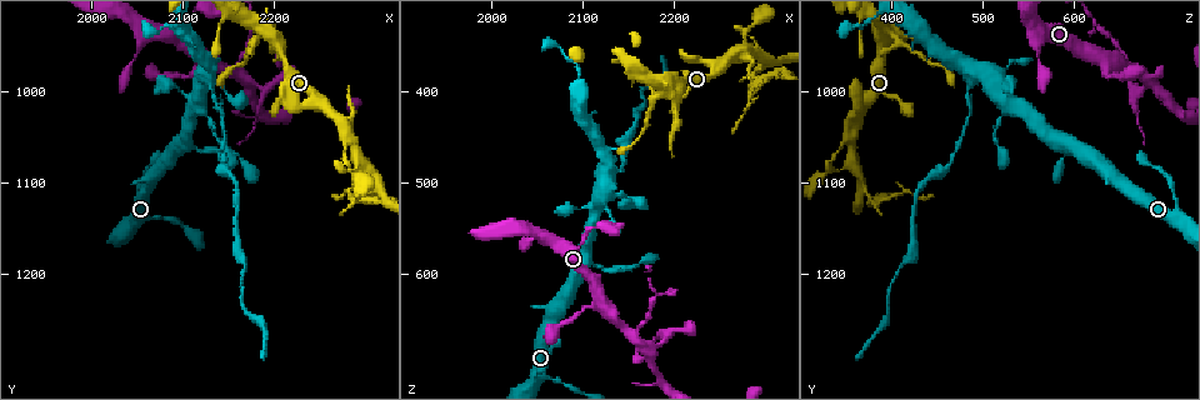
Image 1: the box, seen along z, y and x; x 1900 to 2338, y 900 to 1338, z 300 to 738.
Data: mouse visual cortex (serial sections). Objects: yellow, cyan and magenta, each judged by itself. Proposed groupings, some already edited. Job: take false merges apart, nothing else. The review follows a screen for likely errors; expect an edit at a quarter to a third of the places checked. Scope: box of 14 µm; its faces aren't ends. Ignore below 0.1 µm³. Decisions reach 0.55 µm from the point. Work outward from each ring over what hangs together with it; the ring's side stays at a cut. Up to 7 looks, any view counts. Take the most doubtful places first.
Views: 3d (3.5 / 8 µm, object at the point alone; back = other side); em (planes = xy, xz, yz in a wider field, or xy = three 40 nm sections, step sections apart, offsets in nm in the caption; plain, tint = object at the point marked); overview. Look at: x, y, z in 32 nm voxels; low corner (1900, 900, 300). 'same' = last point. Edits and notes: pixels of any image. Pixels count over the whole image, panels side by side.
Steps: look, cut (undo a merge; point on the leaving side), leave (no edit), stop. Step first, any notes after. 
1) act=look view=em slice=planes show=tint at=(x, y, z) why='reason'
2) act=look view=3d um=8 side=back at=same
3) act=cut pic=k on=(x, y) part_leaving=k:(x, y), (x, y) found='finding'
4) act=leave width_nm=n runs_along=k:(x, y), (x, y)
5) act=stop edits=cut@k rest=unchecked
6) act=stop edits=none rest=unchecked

act=look view=3d um=8 at=(2155, 975, 665) why='abrupt turn'

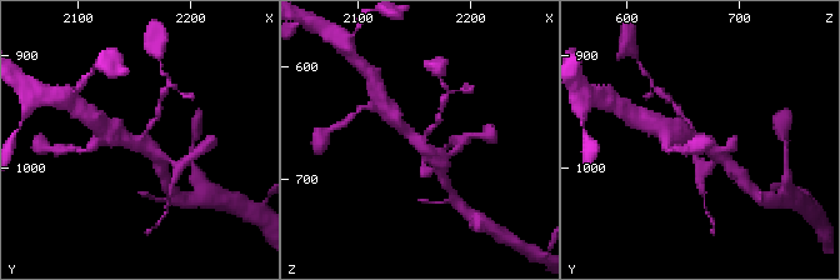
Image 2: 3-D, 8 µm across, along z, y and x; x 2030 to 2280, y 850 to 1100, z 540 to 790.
act=look view=em slice=planes show=tint at=(2154, 978, 668) arms=3 arm_widths_nm=150,400,450 why='shape alone is not enough'

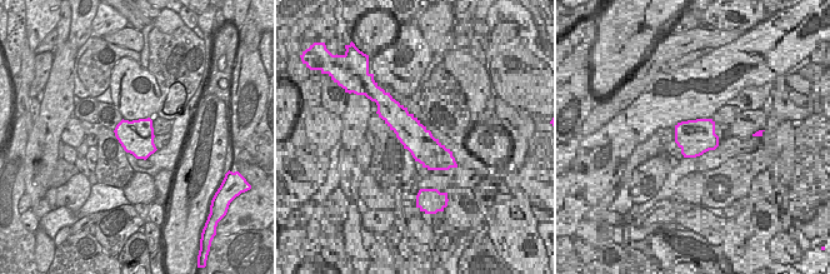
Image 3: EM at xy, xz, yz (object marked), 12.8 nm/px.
act=leave found='all the same cell'

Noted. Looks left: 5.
act=look view=3d um=3.5 at=(2200, 940, 395) why='three arms meet'

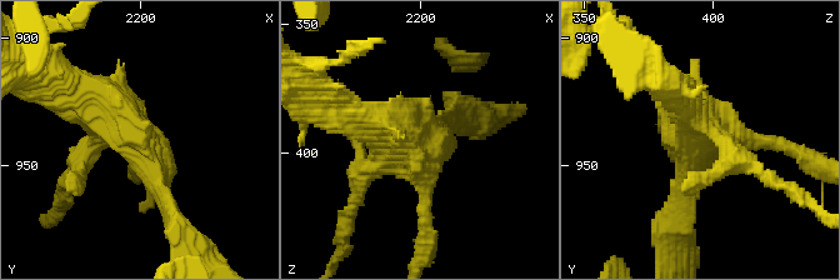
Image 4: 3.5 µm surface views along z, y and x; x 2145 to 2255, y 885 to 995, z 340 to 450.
act=look view=em slice=xy step=2 show=tint at=(2198, 940, 394)

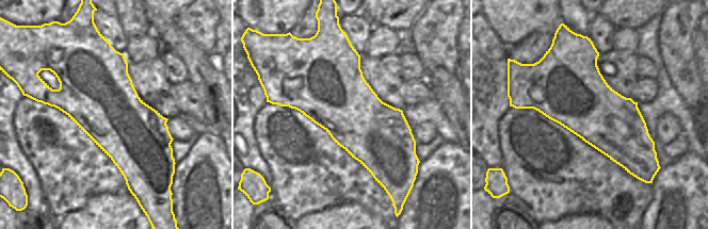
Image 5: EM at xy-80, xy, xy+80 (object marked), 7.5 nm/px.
act=leave runs_along=4:(169, 211), (119, 108), (76, 96) found='one cell here'

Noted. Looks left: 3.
act=look view=3d um=3.5 at=(2130, 985, 485) why='narrows sharply'

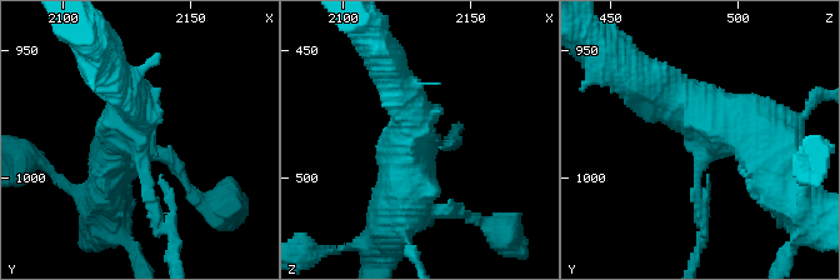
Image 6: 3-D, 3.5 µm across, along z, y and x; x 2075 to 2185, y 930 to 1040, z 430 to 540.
act=look view=em slice=xy step=3 show=tint at=(2129, 987, 490) why='need the tissue'

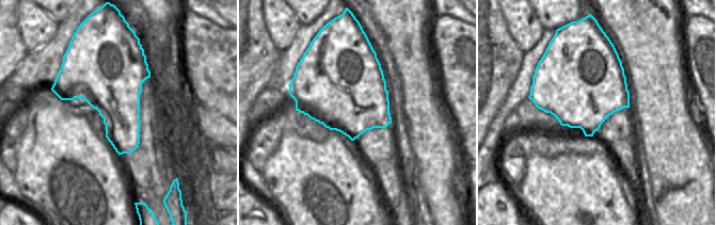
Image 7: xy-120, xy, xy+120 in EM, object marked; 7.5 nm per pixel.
act=cut pic=6 on=(703, 225) width_nm=650 part_leaving=6:(698, 185), (704, 231), (695, 261) found='a second cell is stuck on'

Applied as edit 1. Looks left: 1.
act=stop edits=cut@6 rest=unchecked

